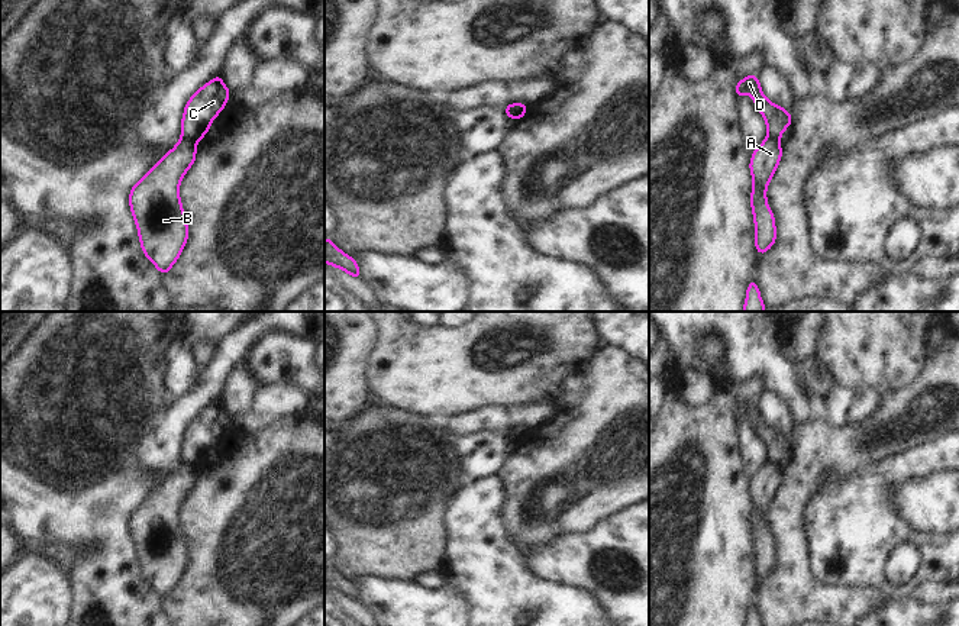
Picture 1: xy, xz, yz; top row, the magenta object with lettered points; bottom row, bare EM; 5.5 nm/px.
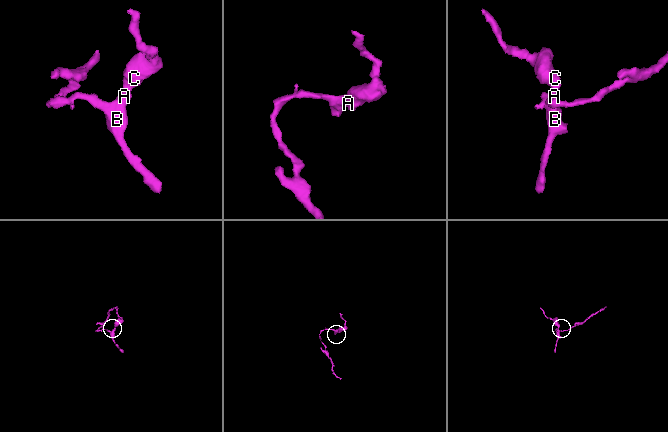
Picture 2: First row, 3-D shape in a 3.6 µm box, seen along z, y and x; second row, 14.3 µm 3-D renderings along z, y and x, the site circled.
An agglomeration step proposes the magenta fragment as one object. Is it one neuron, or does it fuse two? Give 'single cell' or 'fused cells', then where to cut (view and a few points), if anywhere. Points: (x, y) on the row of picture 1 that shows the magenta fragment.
fused cells | xy (181, 136), (197, 141)

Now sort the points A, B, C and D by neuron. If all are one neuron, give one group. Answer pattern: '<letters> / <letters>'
A B / C D

